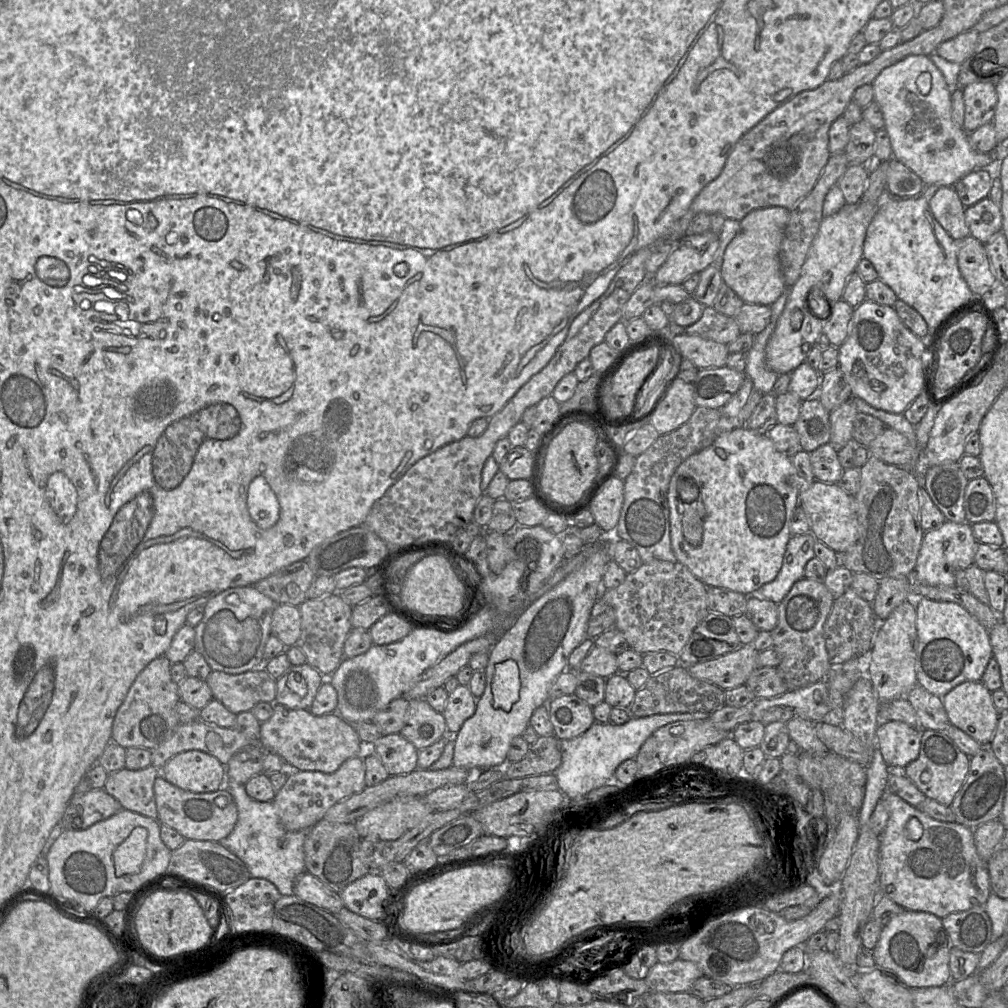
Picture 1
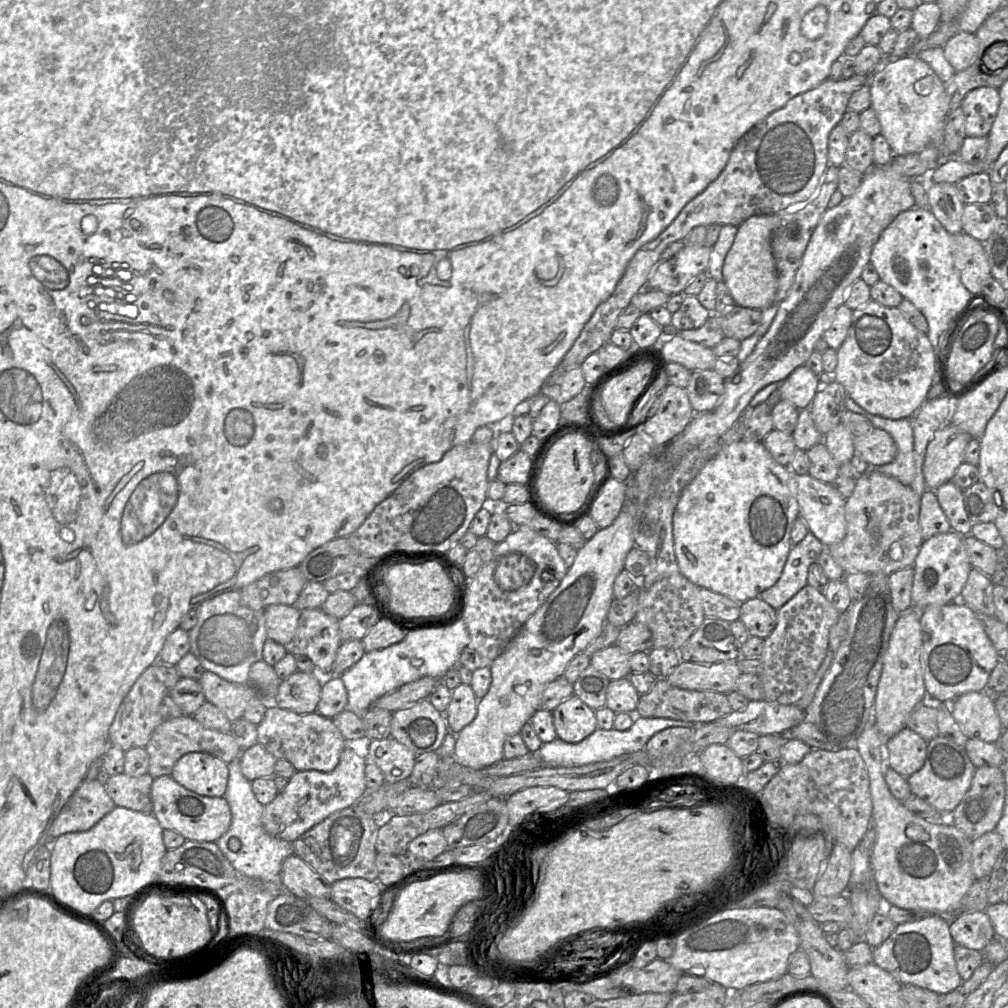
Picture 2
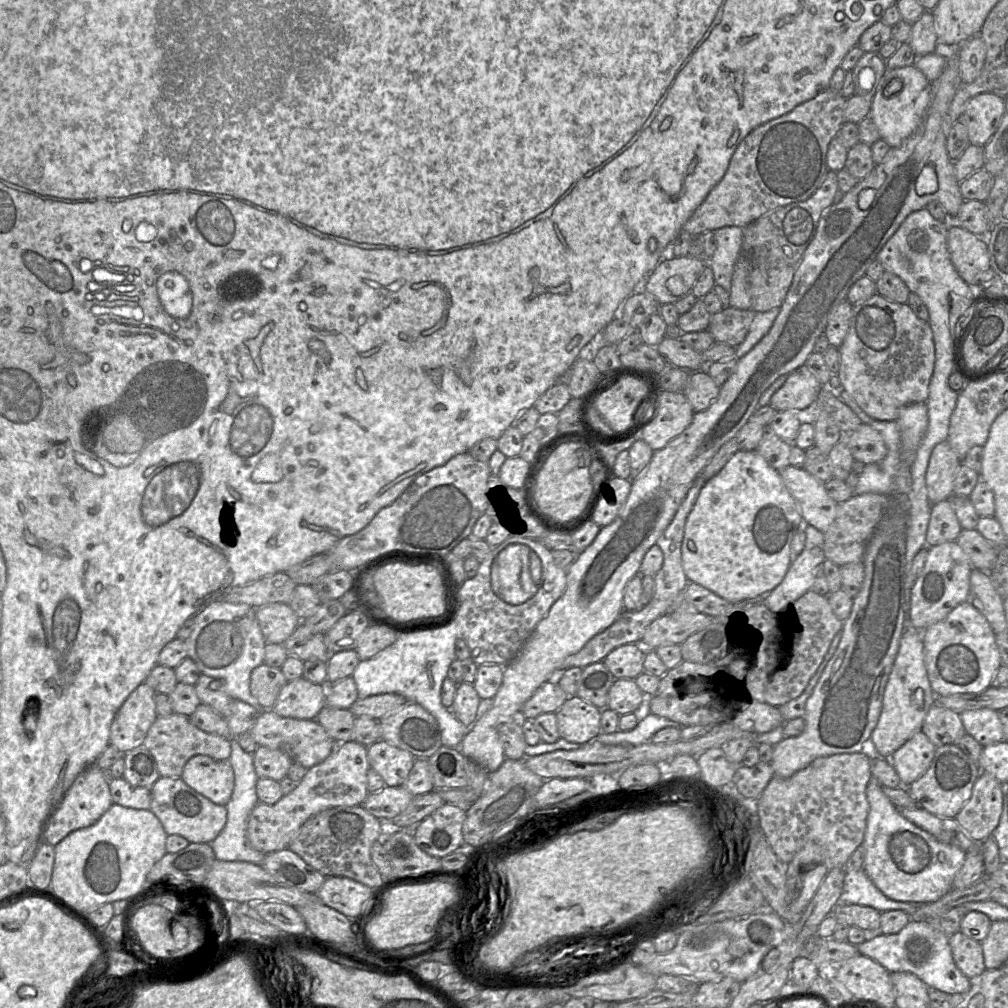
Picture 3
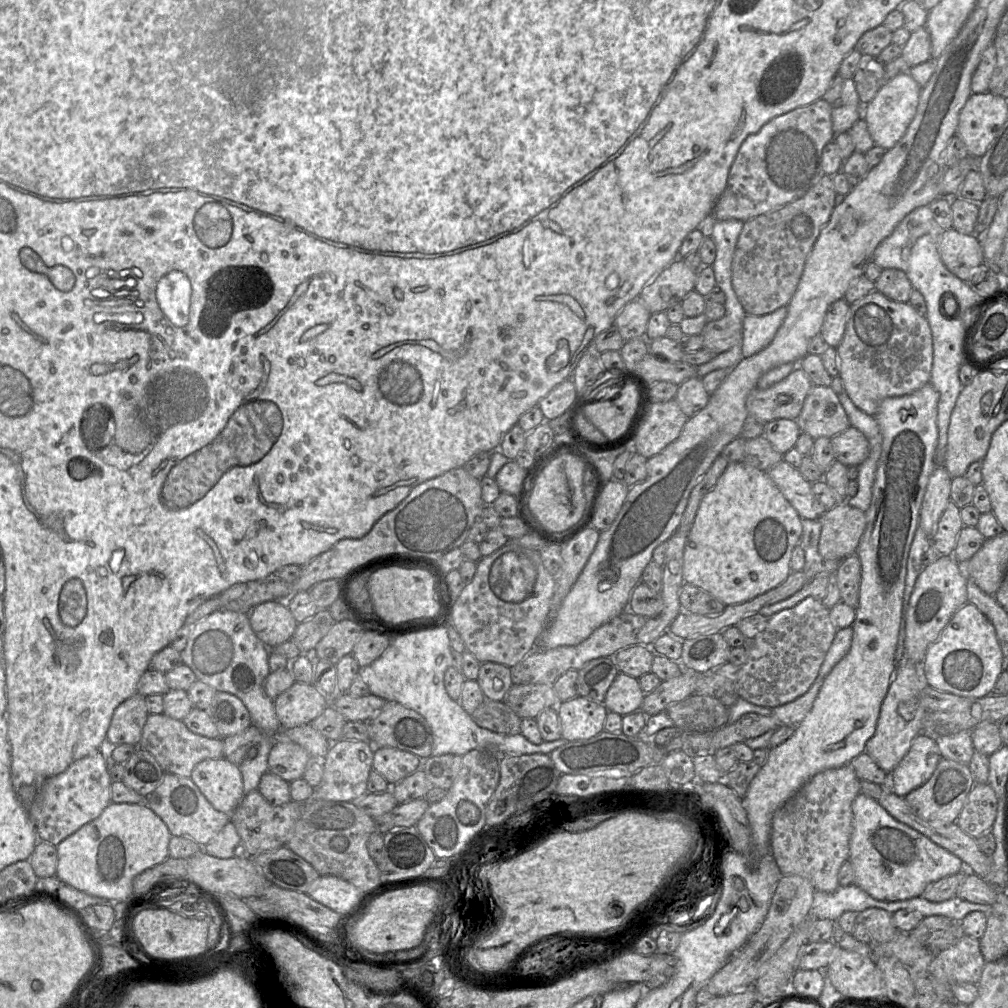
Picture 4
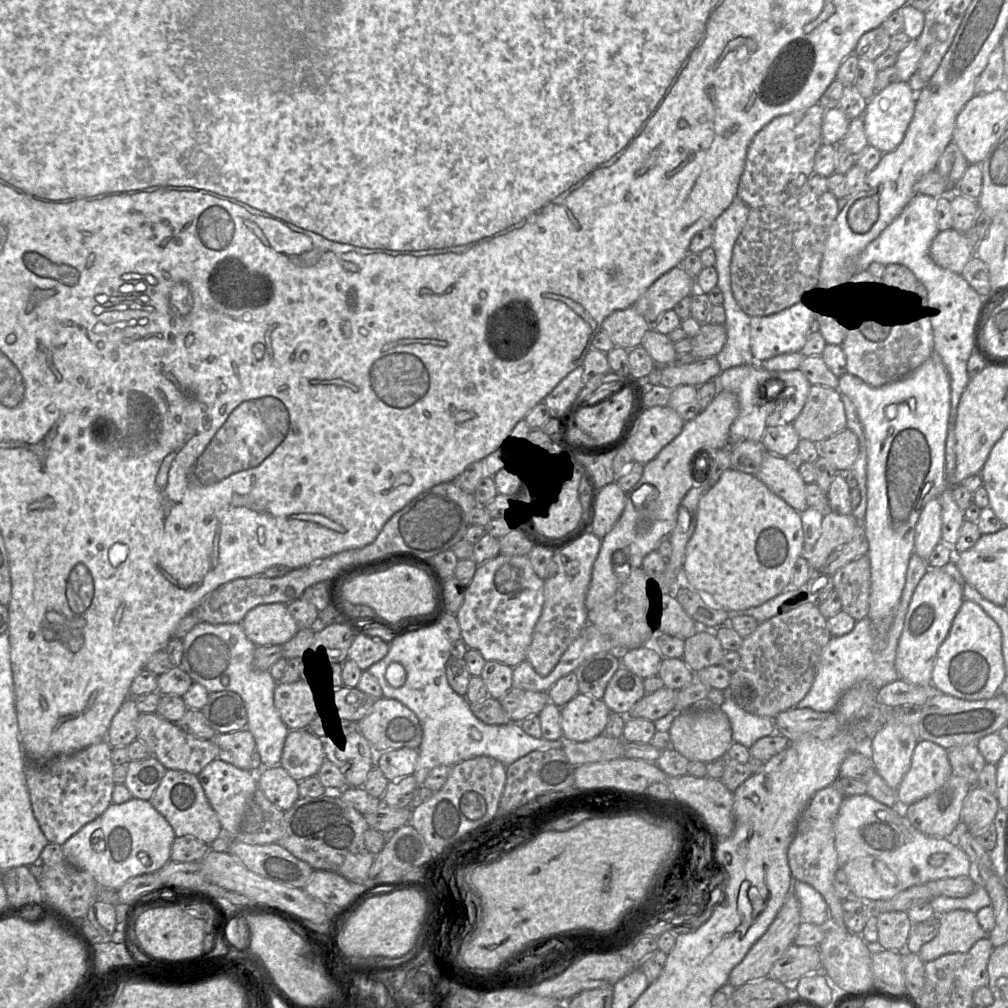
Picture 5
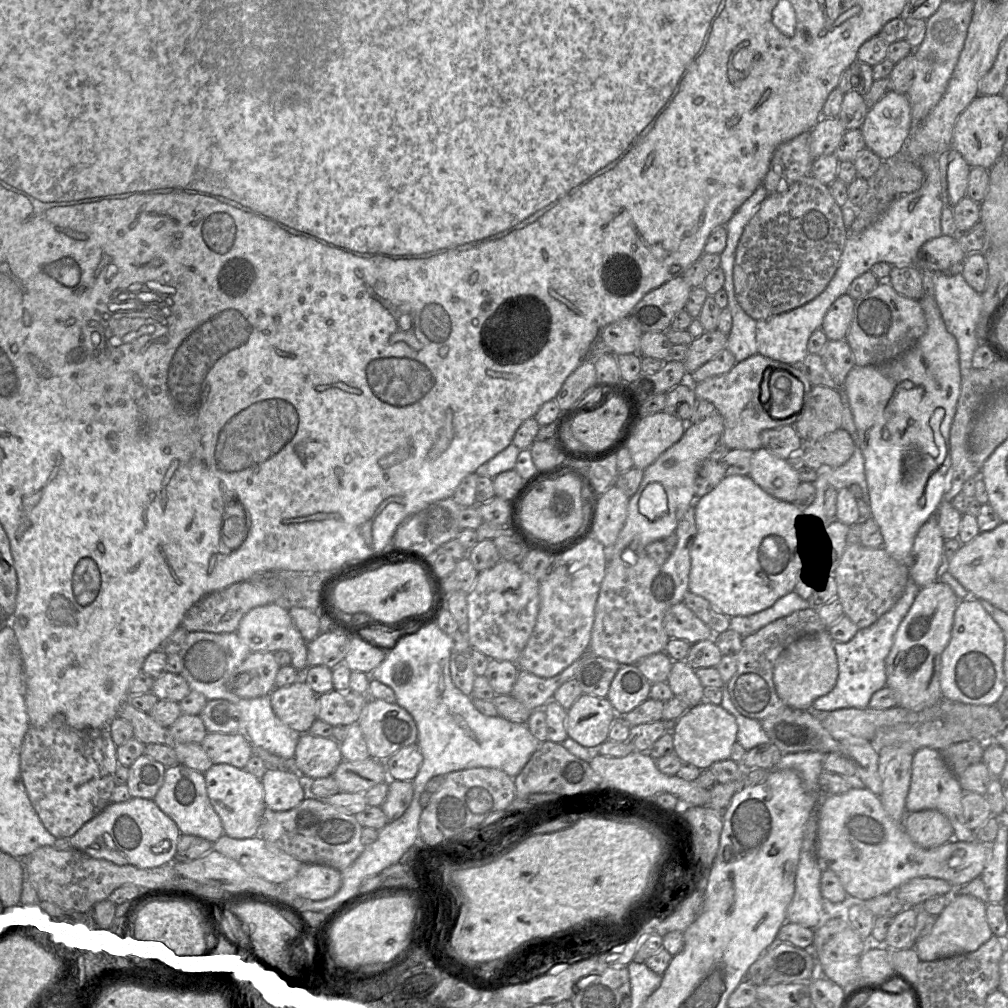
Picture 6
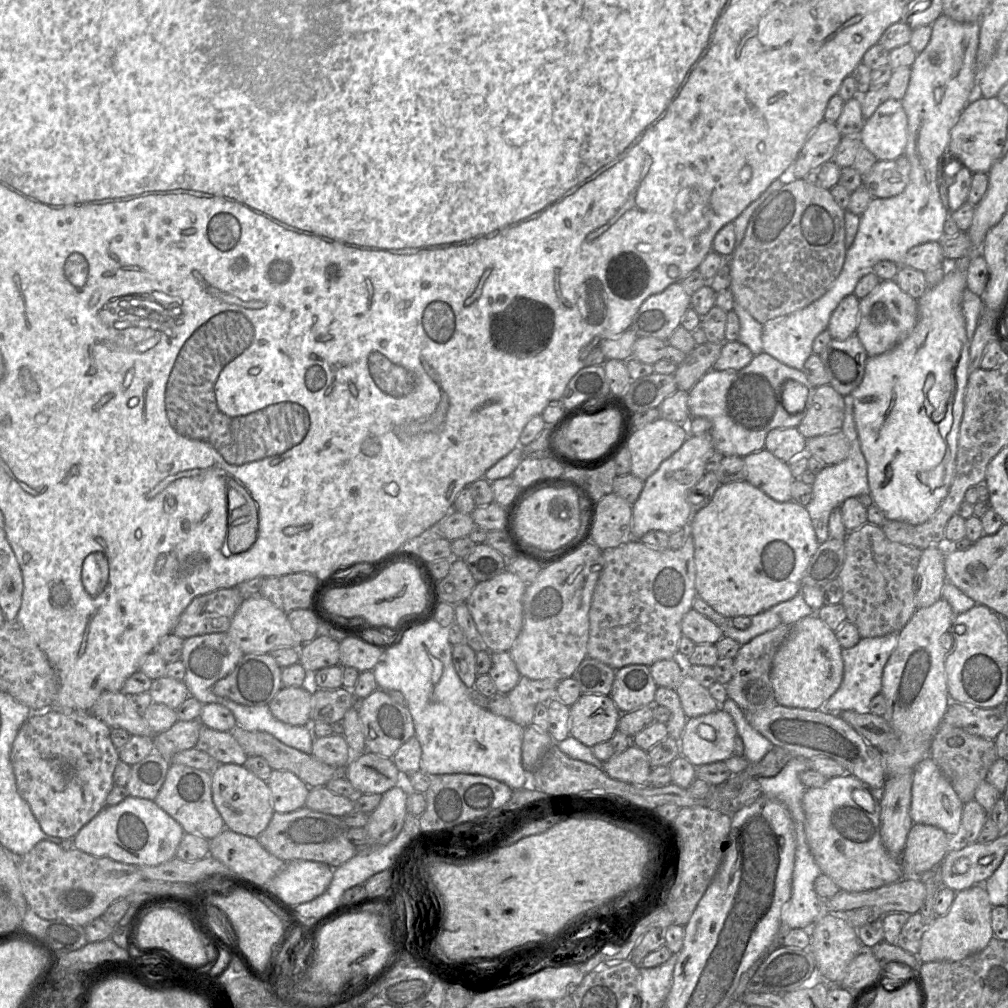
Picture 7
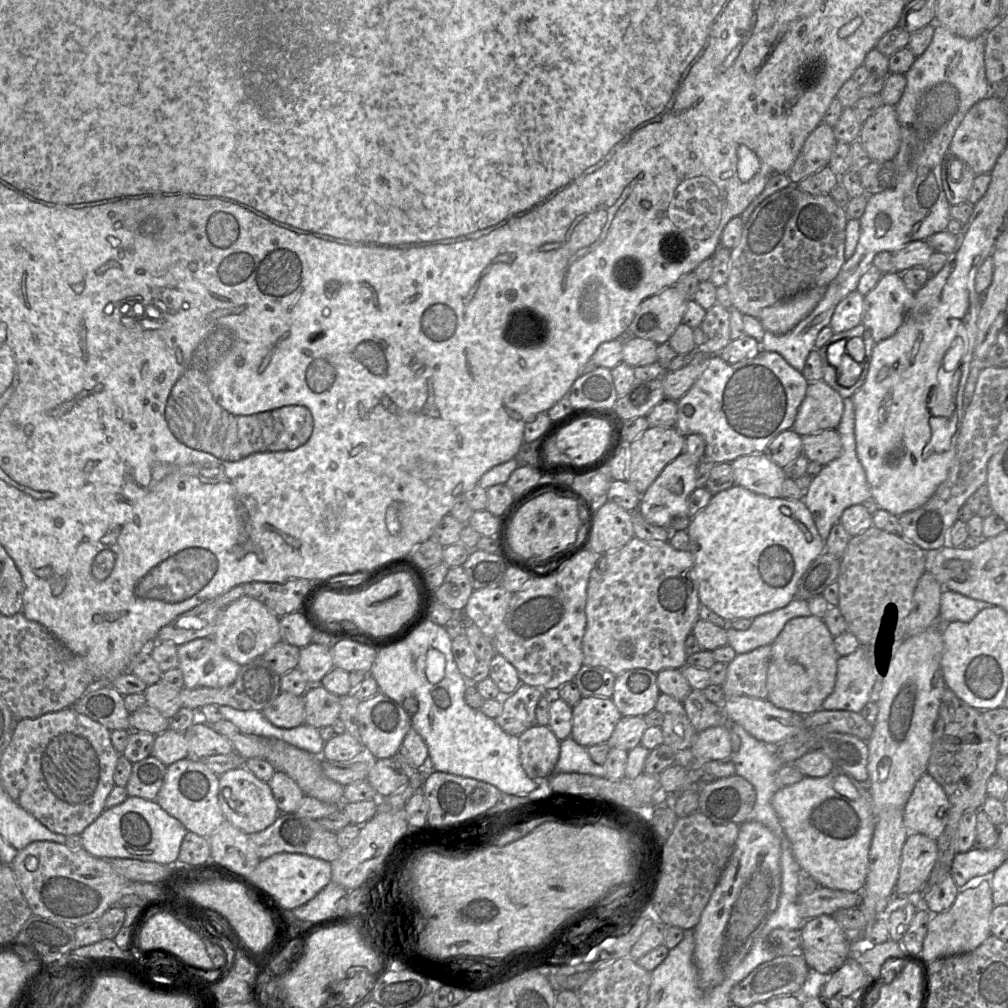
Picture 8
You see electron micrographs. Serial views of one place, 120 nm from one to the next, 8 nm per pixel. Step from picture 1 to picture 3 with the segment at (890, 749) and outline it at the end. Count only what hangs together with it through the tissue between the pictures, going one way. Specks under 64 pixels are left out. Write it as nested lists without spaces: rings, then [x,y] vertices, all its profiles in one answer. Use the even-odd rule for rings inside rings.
[[[921,731],[915,732],[890,757],[901,784],[908,787],[919,779],[929,768],[936,747]]]

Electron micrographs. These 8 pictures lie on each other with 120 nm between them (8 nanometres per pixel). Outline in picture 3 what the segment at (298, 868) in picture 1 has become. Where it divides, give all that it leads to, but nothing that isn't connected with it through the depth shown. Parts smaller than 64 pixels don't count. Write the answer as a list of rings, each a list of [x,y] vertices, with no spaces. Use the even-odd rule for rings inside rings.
[[[231,738],[230,763],[234,770],[235,784],[232,797],[227,808],[227,823],[217,838],[211,843],[215,857],[220,861],[241,861],[256,865],[262,865],[266,854],[251,847],[247,840],[247,822],[250,813],[259,803],[256,792],[256,784],[259,779],[254,767],[254,753],[248,753],[242,749],[237,738]]]

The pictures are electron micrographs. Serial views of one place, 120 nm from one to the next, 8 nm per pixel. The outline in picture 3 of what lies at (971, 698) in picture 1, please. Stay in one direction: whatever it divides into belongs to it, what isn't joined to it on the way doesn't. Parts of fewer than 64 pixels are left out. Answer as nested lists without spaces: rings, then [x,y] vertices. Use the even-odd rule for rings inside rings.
[[[989,708],[966,710],[959,714],[967,734],[982,747],[1003,740],[1003,729],[998,712]]]

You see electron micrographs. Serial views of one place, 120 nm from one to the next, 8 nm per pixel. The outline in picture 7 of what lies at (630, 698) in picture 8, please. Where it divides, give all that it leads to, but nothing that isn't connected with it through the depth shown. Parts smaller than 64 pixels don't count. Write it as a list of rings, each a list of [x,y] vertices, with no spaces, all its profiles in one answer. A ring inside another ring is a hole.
[[[634,664],[616,670],[609,696],[620,713],[653,705],[658,687],[651,676],[649,667]]]

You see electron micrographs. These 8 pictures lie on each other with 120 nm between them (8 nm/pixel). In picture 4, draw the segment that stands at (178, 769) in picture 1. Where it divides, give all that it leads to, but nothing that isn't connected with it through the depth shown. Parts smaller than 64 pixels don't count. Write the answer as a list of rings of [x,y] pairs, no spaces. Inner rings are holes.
[[[224,757],[203,760],[190,778],[213,807],[227,815],[232,816],[245,795],[239,766]]]

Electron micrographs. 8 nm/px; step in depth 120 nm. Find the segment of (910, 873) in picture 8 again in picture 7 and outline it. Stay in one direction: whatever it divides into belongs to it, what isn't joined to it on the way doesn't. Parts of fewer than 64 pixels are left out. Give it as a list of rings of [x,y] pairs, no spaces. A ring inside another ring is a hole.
[[[913,823],[901,856],[903,878],[920,878],[939,866],[948,852],[949,836],[936,826]]]

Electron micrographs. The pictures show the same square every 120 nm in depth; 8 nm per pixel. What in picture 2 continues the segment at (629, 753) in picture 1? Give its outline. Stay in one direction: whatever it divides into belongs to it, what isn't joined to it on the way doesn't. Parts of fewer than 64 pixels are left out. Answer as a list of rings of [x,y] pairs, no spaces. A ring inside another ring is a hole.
[[[635,716],[633,724],[631,727],[625,731],[619,731],[614,728],[610,730],[603,730],[597,728],[591,735],[583,739],[579,743],[571,744],[566,743],[558,738],[550,743],[543,743],[540,749],[537,751],[539,758],[542,762],[543,766],[550,766],[550,767],[576,767],[576,766],[583,766],[591,763],[596,762],[603,762],[611,760],[615,757],[621,756],[627,753],[633,753],[645,748],[646,743],[650,740],[650,738],[655,735],[656,733],[672,727],[686,727],[686,728],[693,728],[696,725],[702,724],[694,724],[692,722],[682,721],[682,720],[673,720],[667,718],[646,718],[642,716]]]

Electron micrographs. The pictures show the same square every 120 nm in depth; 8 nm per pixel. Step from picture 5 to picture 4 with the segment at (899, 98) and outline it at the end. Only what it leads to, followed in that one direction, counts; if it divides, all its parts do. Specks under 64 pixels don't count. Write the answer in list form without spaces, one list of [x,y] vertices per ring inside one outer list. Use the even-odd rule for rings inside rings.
[[[909,72],[902,73],[886,80],[875,97],[867,105],[863,106],[862,119],[866,121],[868,131],[876,146],[884,148],[887,151],[893,148],[903,137],[916,114],[921,90],[922,88],[911,77]]]

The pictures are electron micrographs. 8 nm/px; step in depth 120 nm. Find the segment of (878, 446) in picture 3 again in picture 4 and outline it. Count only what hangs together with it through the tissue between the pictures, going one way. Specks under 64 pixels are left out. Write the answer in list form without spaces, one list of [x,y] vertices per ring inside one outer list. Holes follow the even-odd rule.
[[[852,426],[832,437],[831,443],[836,460],[847,467],[861,465],[870,454],[867,438]]]

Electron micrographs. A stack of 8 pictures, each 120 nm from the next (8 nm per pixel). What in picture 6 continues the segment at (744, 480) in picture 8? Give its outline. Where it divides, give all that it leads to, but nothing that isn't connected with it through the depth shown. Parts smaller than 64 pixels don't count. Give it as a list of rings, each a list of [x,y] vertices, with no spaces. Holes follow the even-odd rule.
[[[767,449],[753,452],[749,476],[766,493],[789,503],[796,502],[796,491],[801,481],[798,472]]]

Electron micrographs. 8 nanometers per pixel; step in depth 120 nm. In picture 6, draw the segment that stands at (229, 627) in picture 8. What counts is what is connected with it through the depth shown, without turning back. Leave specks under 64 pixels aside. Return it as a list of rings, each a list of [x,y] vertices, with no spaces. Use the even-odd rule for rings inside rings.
[[[269,603],[251,609],[240,620],[236,633],[243,643],[249,647],[250,653],[286,650],[291,655],[291,665],[298,672],[304,672],[308,668],[307,641],[296,628],[288,610],[276,603]]]

